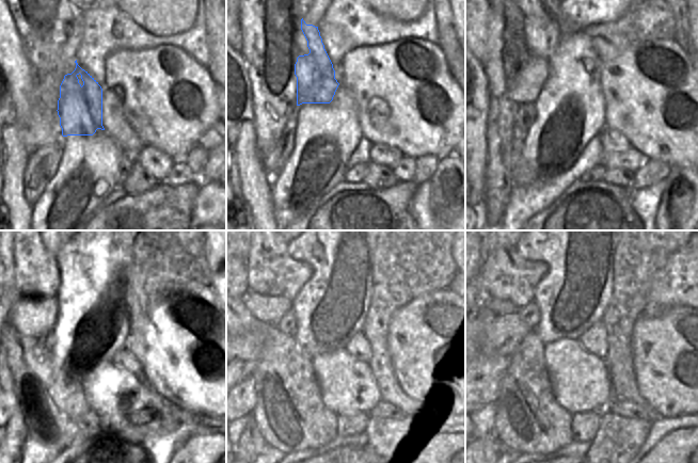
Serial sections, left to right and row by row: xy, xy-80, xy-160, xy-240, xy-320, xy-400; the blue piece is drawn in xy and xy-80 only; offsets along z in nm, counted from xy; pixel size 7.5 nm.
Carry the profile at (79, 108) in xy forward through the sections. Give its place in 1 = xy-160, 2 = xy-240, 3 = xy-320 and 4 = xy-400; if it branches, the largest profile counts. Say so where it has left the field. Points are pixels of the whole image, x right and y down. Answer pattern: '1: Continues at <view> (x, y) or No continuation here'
1: Continues at xy-160 (542, 32)
2: Continues at xy-240 (52, 252)
3: No continuation here
4: No continuation here.

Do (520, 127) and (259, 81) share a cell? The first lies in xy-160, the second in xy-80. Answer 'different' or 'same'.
different

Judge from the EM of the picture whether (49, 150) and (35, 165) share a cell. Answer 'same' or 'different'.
same

